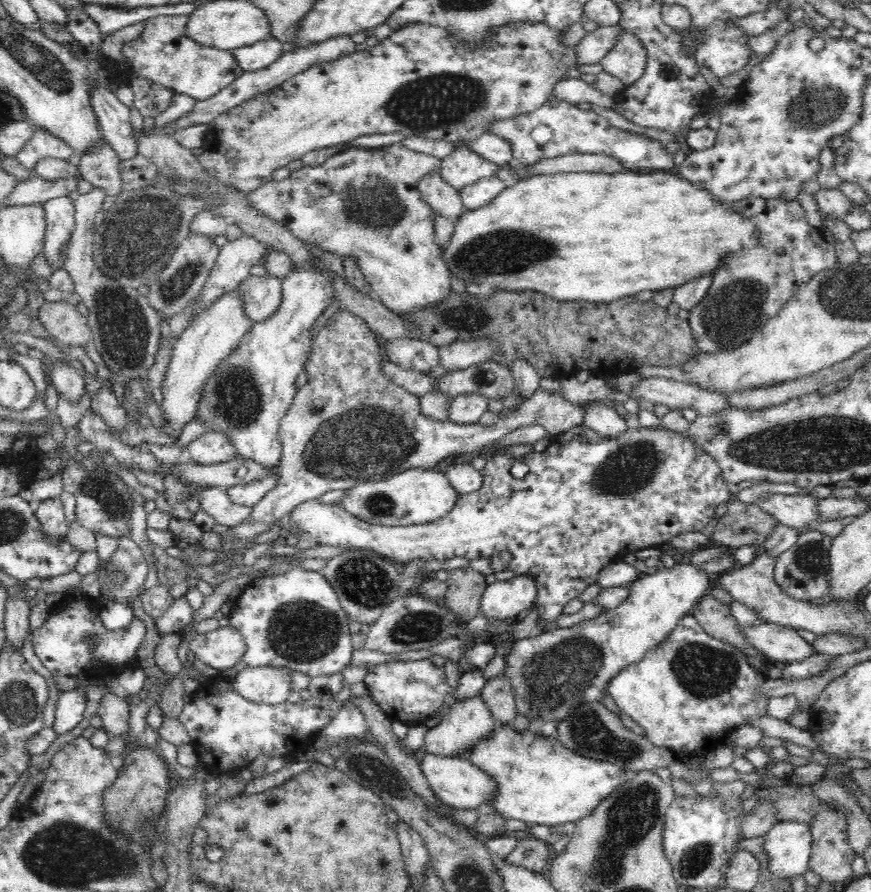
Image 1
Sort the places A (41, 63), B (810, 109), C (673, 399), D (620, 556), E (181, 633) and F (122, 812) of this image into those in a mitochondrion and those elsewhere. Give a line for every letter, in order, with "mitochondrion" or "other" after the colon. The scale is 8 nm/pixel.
A: mitochondrion
B: mitochondrion
C: other
D: other
E: other
F: mitochondrion

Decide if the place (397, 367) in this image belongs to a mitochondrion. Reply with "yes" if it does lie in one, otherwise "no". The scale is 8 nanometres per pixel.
no

